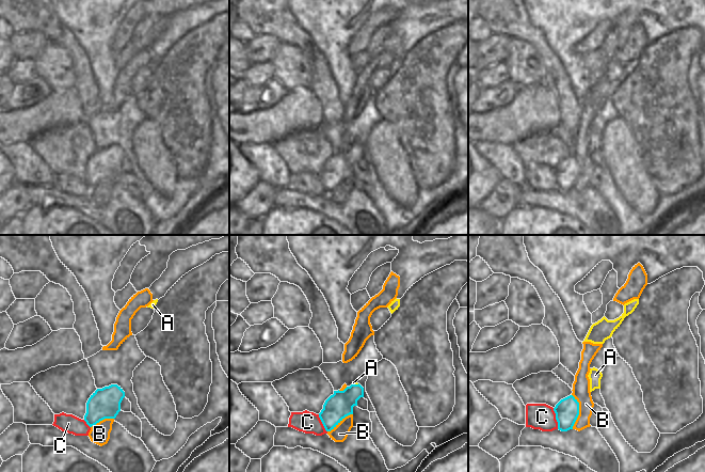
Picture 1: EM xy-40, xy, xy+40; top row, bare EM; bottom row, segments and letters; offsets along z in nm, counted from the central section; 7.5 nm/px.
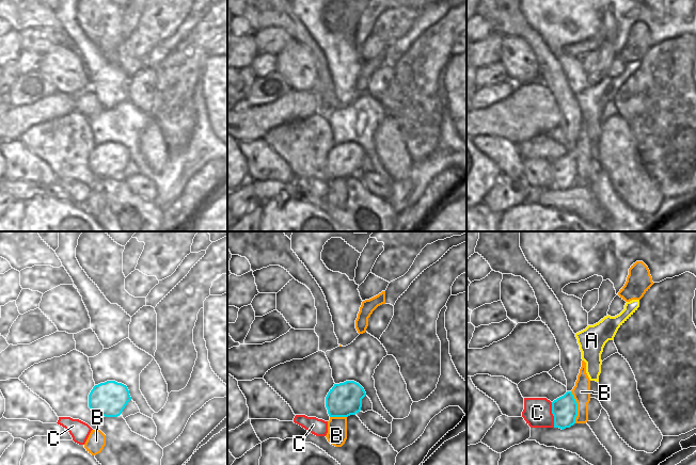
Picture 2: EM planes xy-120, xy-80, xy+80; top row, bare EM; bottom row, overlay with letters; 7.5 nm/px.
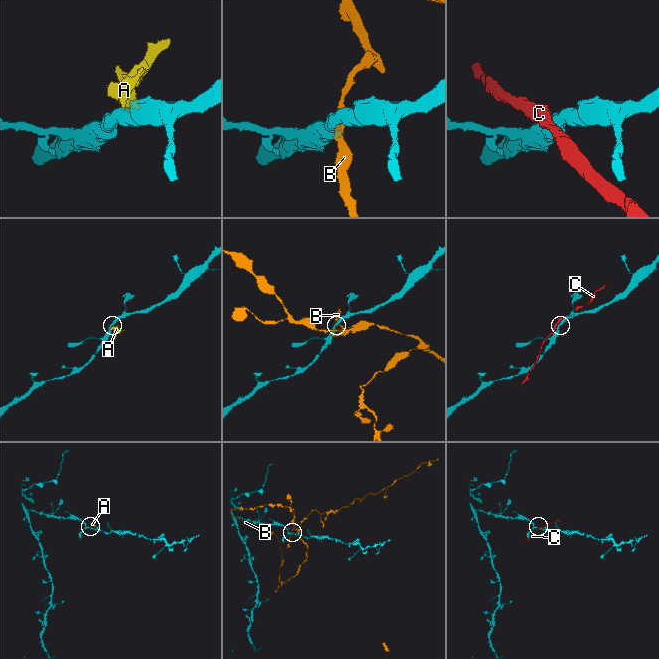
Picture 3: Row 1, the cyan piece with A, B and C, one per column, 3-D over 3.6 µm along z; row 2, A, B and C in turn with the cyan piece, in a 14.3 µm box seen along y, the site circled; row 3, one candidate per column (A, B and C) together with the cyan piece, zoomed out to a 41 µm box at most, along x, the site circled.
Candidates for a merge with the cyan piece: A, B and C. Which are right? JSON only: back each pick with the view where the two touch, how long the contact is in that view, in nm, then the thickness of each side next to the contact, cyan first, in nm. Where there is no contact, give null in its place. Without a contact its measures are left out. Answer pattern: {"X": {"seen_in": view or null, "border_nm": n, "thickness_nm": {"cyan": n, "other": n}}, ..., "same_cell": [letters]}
{"same_cell": []}

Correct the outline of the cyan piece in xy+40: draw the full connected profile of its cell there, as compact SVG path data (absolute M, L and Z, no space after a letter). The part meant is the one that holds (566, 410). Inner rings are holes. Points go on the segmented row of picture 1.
M570 395L561 399L554 408L556 420L558 422L558 429L567 431L573 429L573 426L579 415L579 403Z

